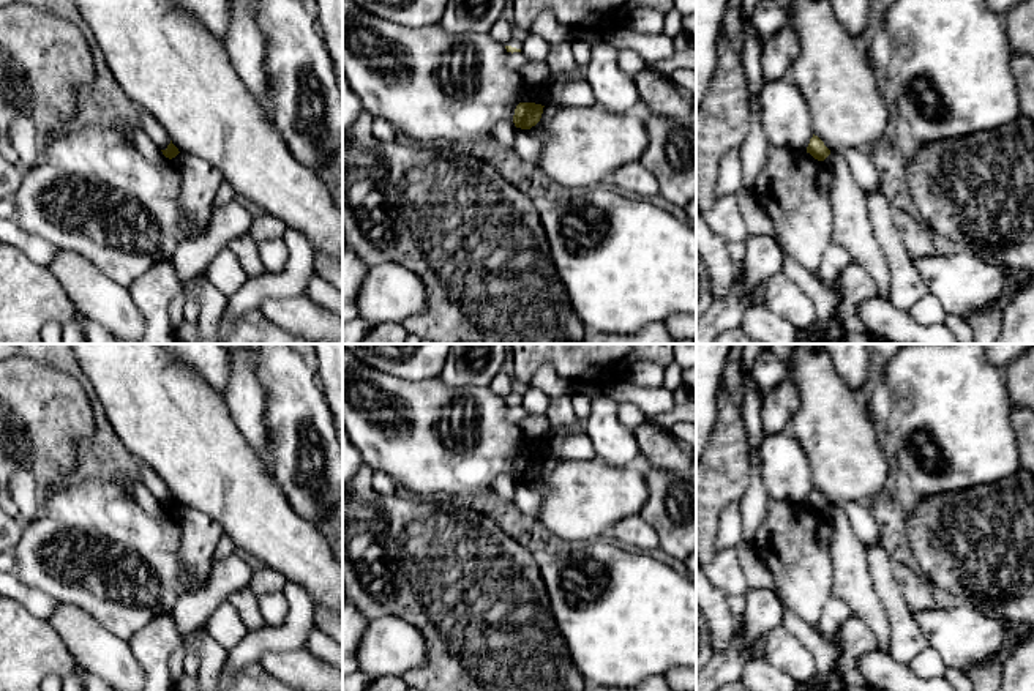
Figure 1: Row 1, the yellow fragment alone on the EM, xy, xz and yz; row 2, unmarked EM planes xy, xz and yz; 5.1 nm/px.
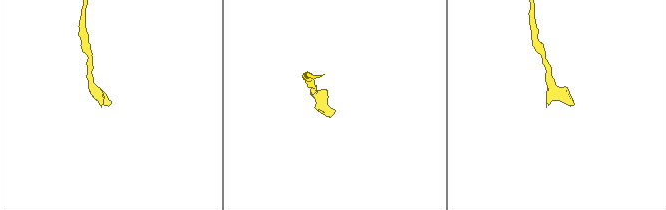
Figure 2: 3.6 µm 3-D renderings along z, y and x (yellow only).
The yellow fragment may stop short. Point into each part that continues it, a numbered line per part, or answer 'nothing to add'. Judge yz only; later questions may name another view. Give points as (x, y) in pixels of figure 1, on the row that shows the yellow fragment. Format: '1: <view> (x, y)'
nothing to add

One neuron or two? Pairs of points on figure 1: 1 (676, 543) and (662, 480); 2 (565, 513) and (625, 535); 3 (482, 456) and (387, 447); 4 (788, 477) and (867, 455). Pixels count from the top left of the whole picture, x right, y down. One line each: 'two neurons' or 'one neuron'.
1: one neuron
2: two neurons
3: one neuron
4: two neurons

